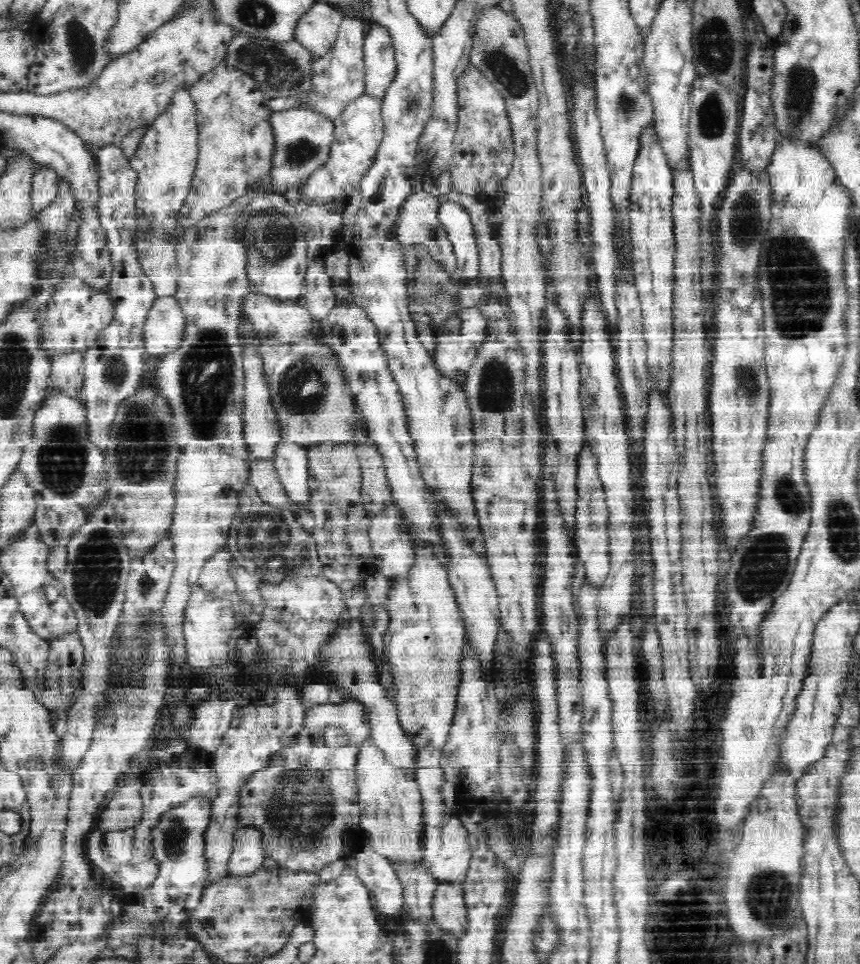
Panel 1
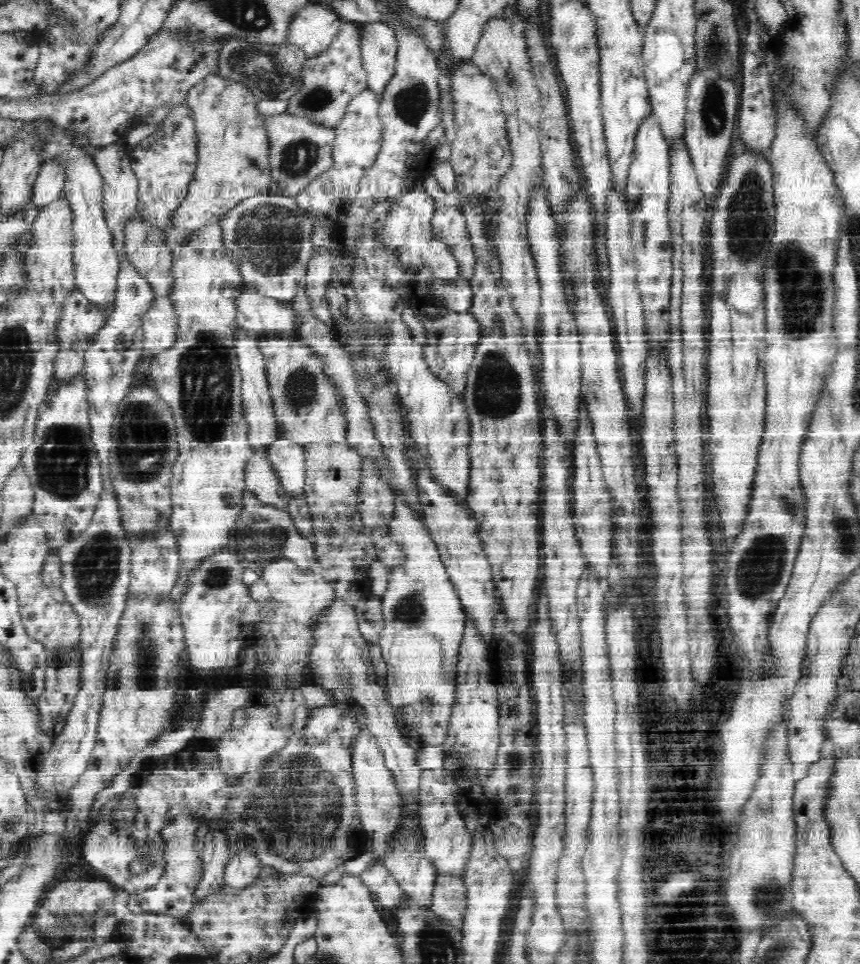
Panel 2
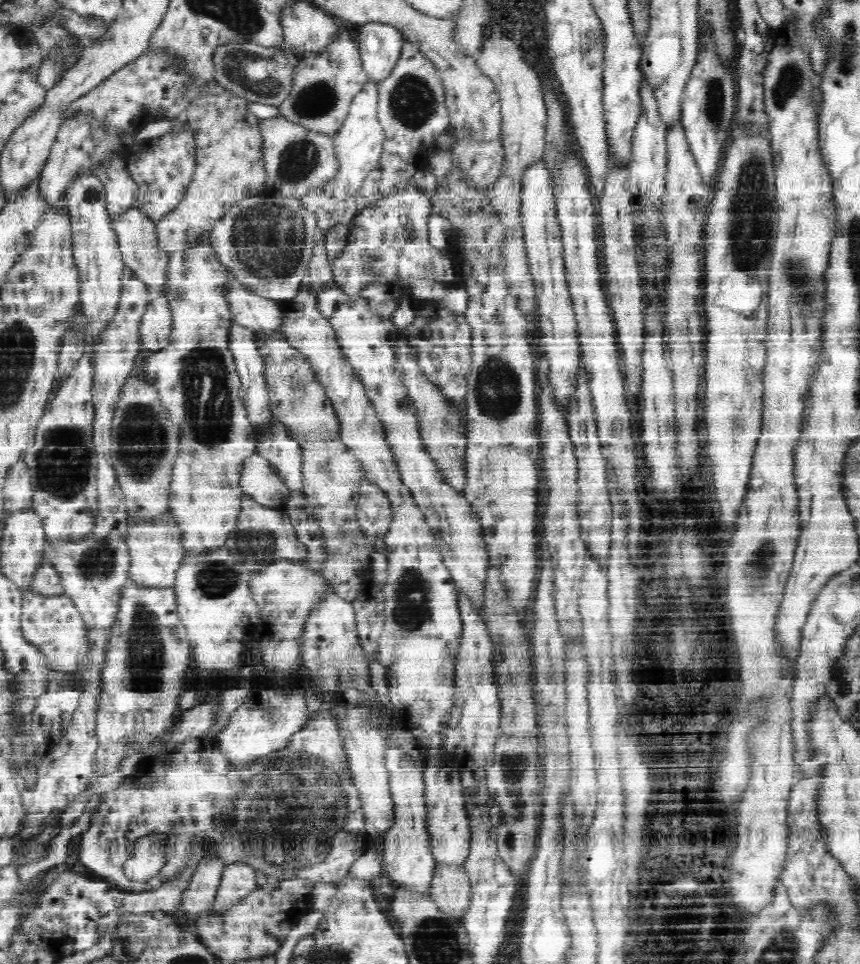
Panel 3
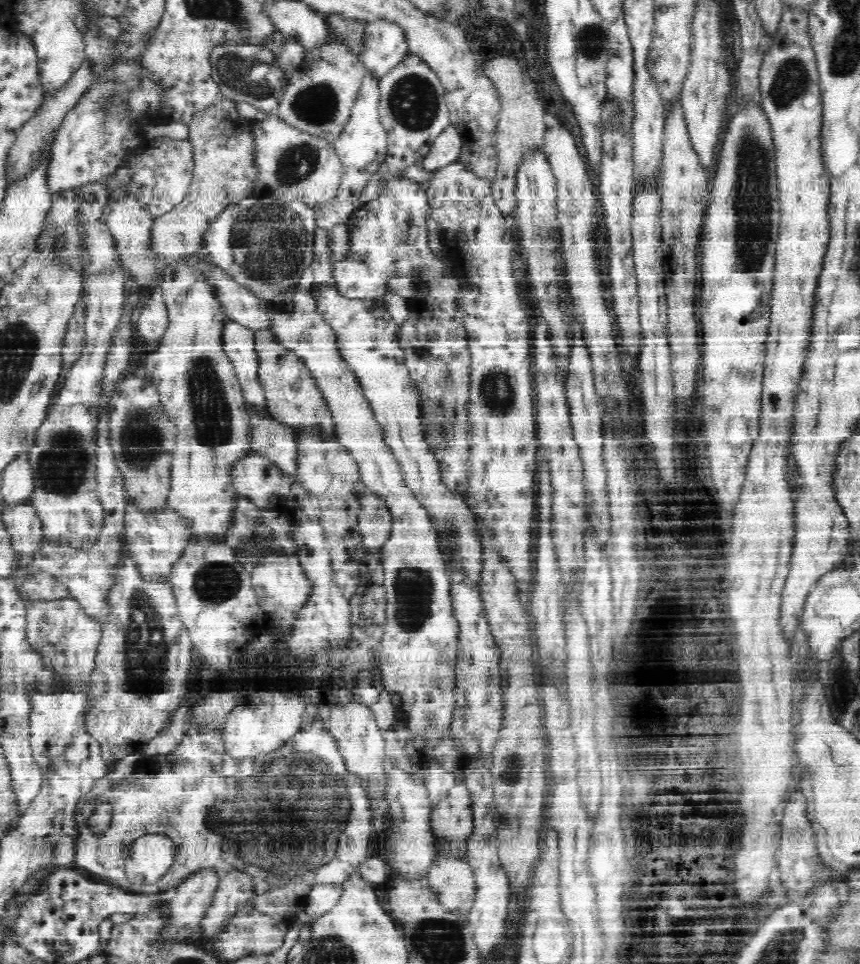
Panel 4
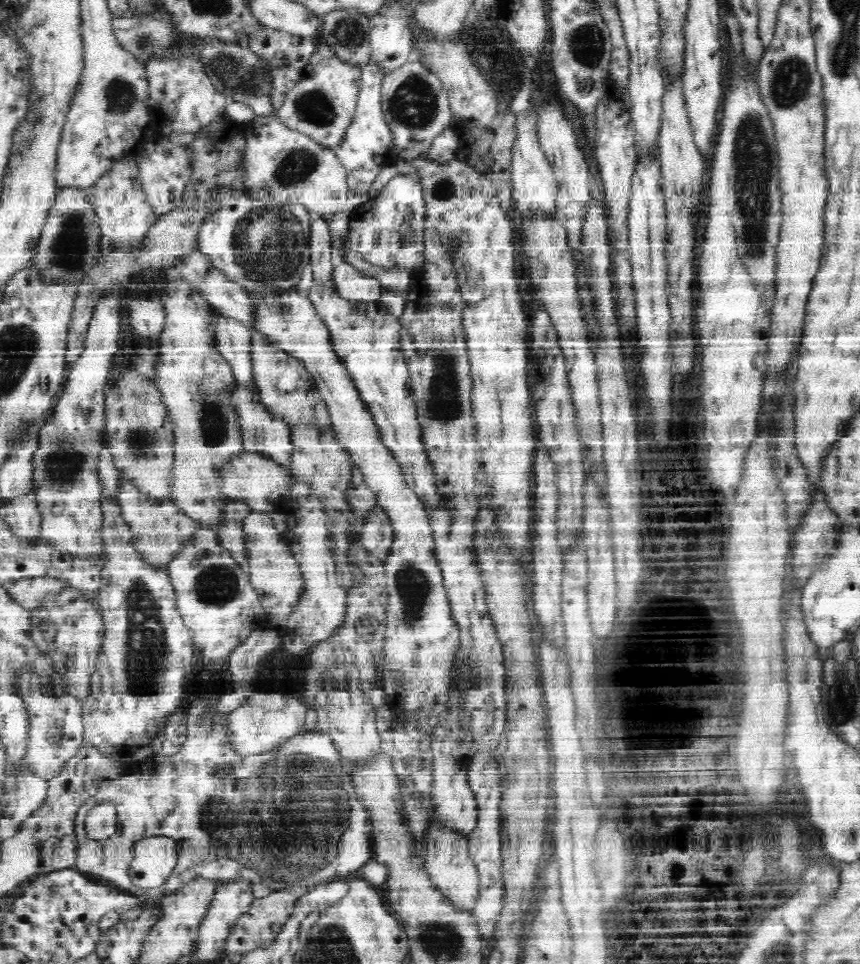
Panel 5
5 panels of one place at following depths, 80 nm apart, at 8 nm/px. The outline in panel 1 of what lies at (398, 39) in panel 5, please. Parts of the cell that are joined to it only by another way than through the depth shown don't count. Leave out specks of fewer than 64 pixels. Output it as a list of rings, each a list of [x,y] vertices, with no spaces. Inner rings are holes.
[[[372,25],[364,42],[364,93],[382,101],[398,72],[390,34],[380,25]]]

